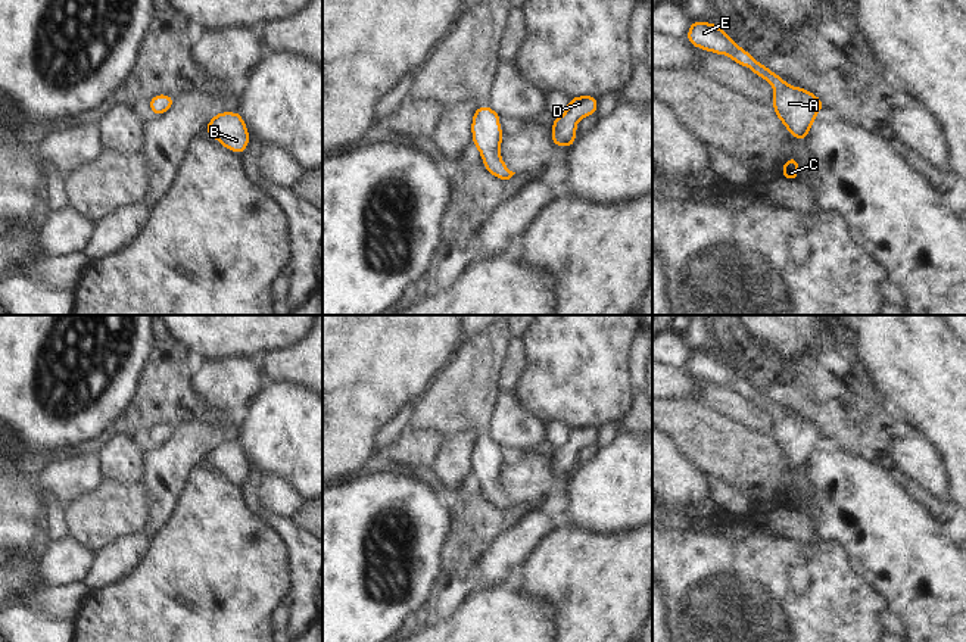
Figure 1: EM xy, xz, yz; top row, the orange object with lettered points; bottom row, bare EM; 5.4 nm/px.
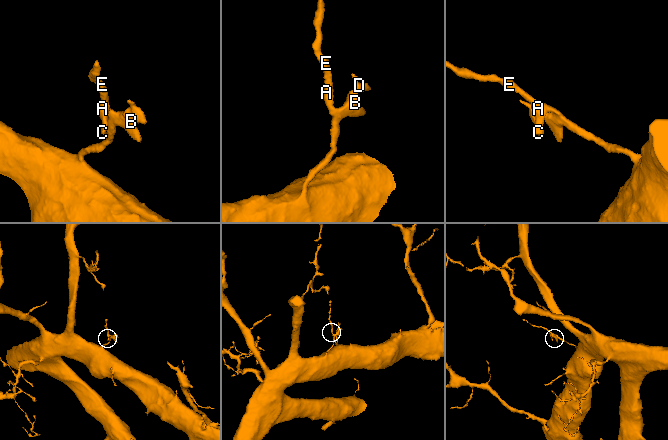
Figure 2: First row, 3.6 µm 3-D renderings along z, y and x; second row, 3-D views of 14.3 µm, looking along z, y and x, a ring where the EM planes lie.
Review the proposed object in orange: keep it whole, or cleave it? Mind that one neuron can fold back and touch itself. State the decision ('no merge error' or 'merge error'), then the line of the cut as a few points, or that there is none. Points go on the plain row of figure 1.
no merge error; cut none

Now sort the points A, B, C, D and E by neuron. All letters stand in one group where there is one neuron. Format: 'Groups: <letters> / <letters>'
Groups: A B C D E

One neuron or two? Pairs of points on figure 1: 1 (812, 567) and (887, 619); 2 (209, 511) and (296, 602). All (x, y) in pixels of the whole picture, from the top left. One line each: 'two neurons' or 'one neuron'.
1: two neurons
2: two neurons

